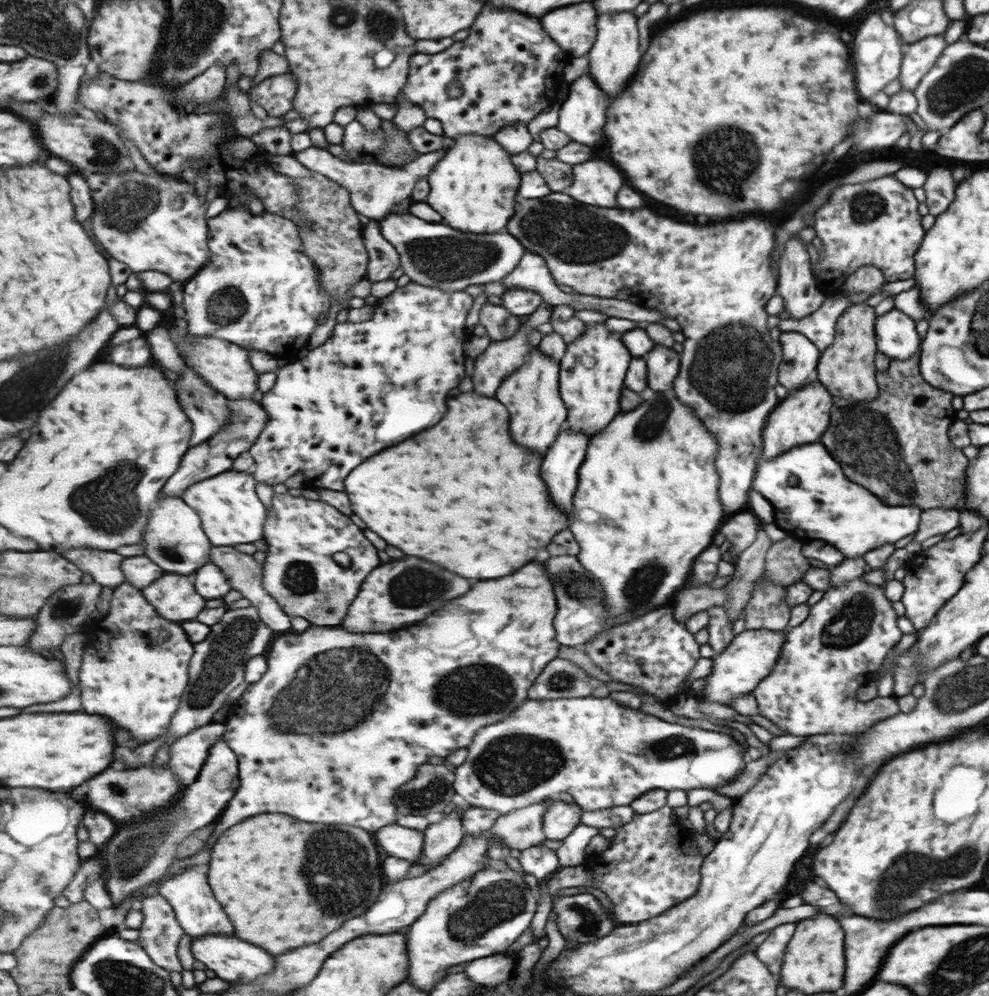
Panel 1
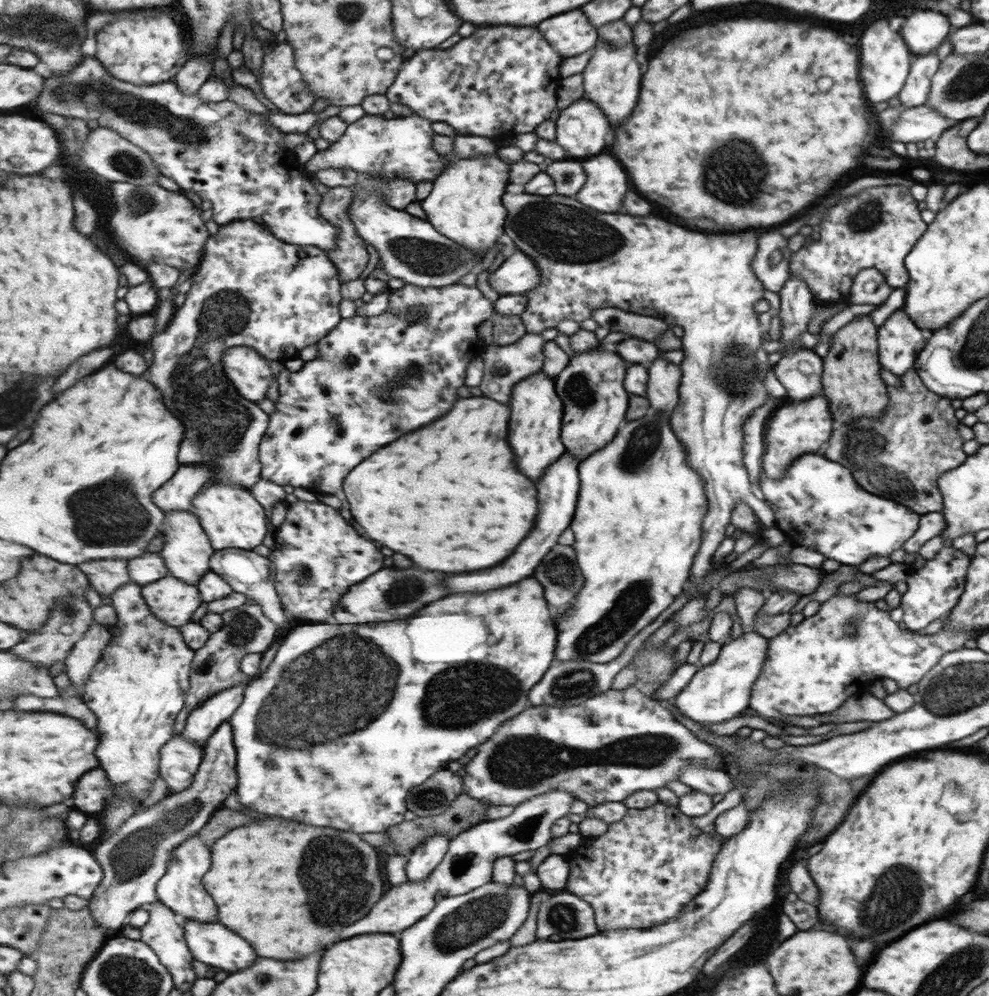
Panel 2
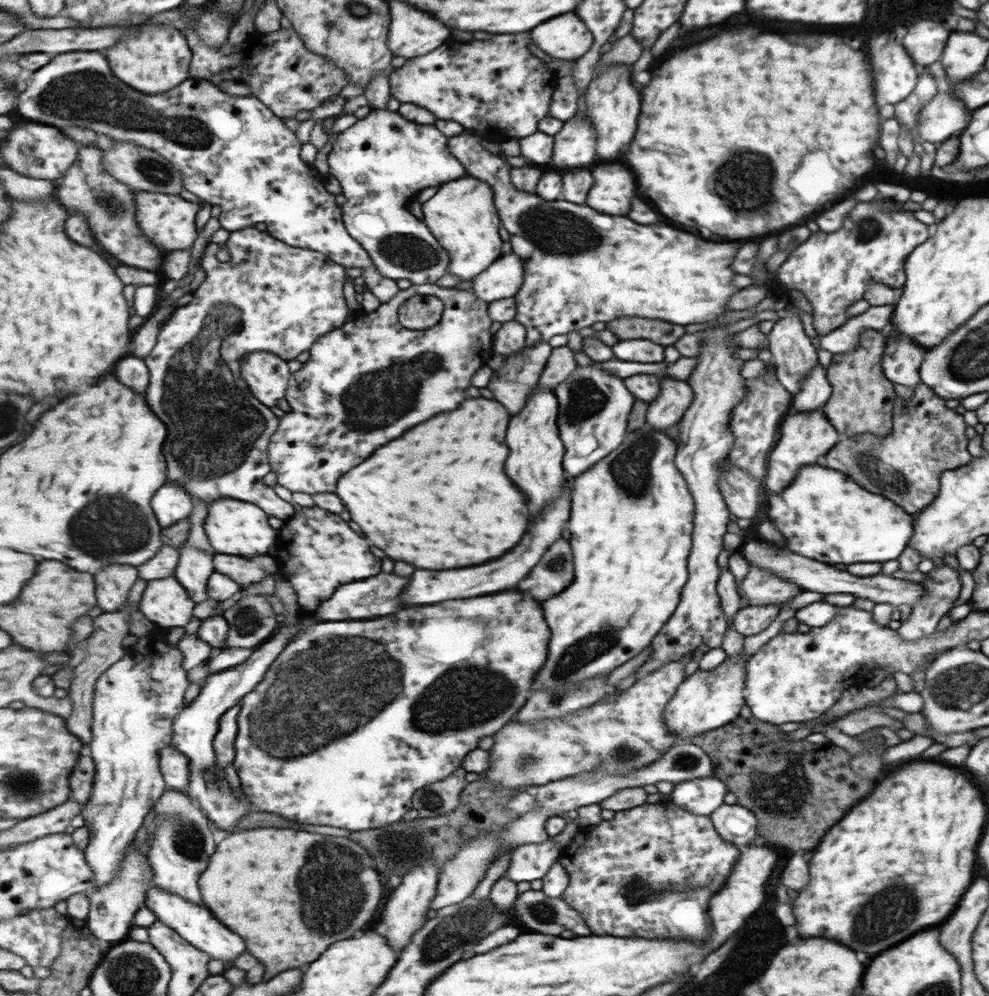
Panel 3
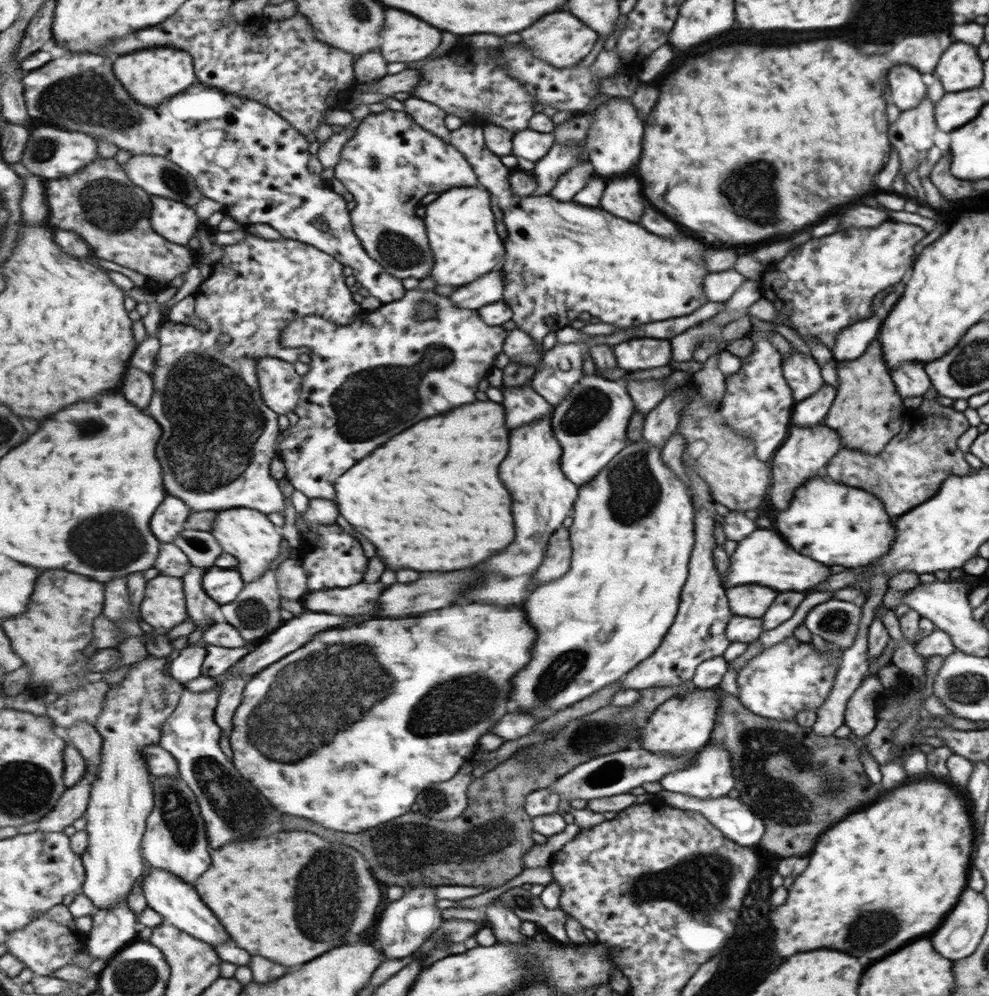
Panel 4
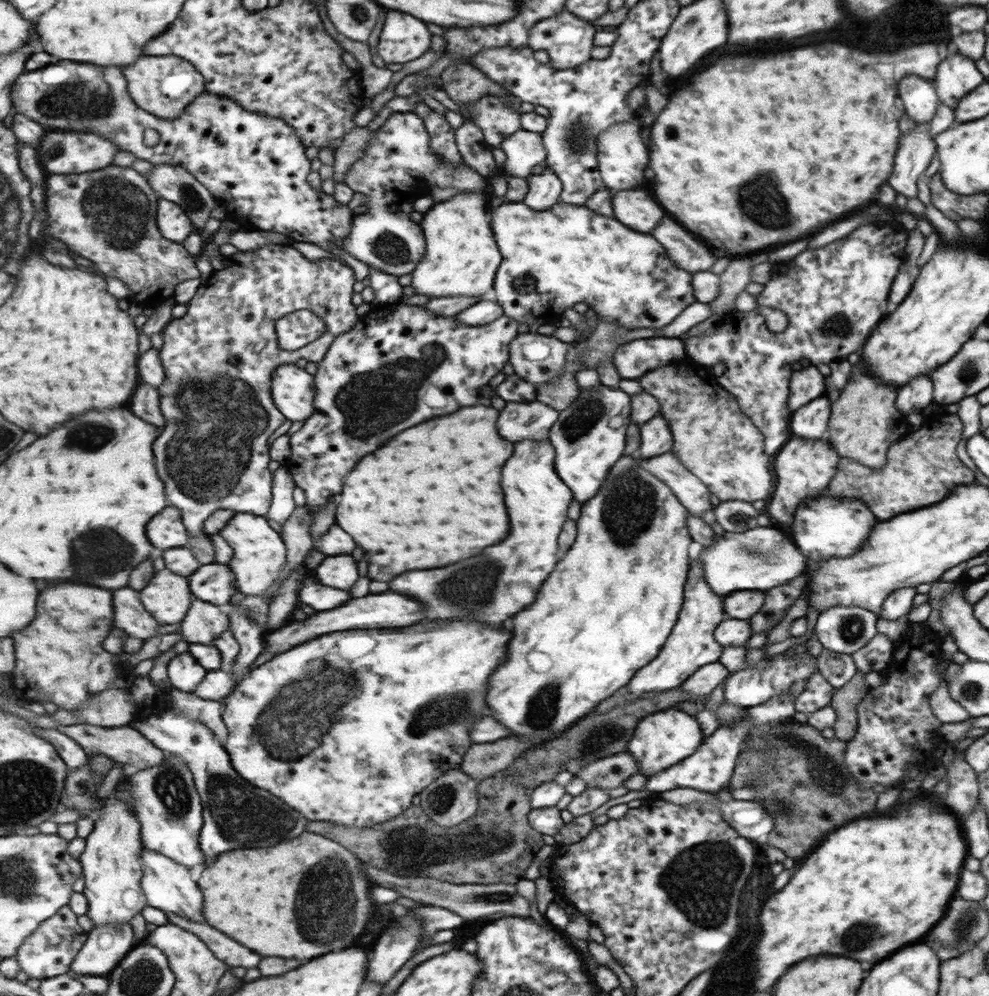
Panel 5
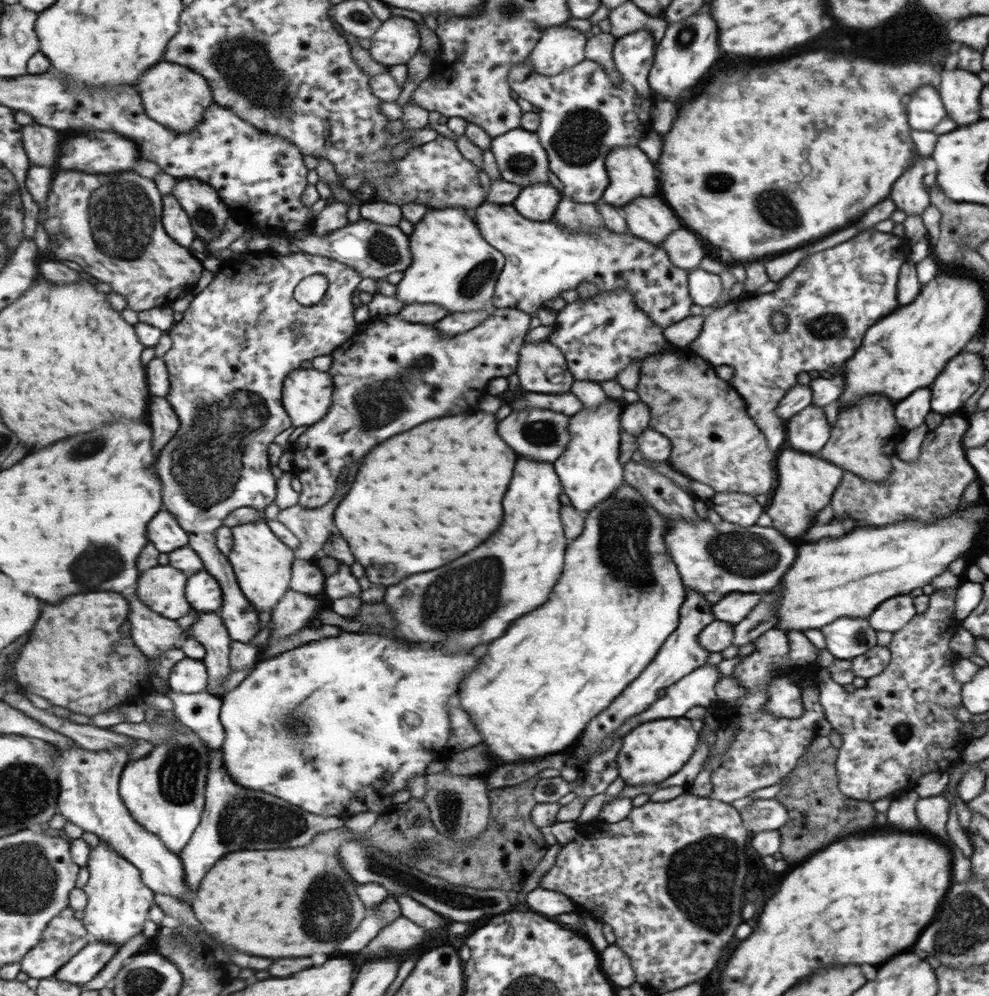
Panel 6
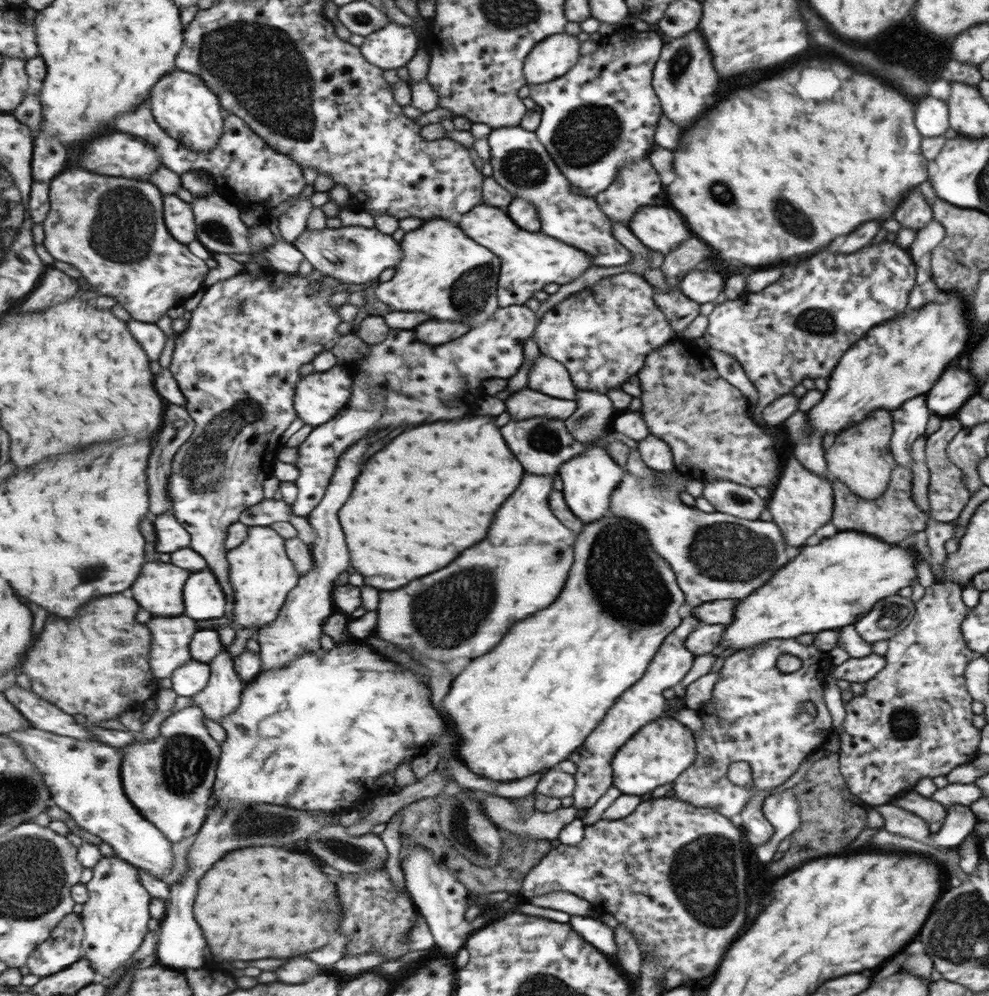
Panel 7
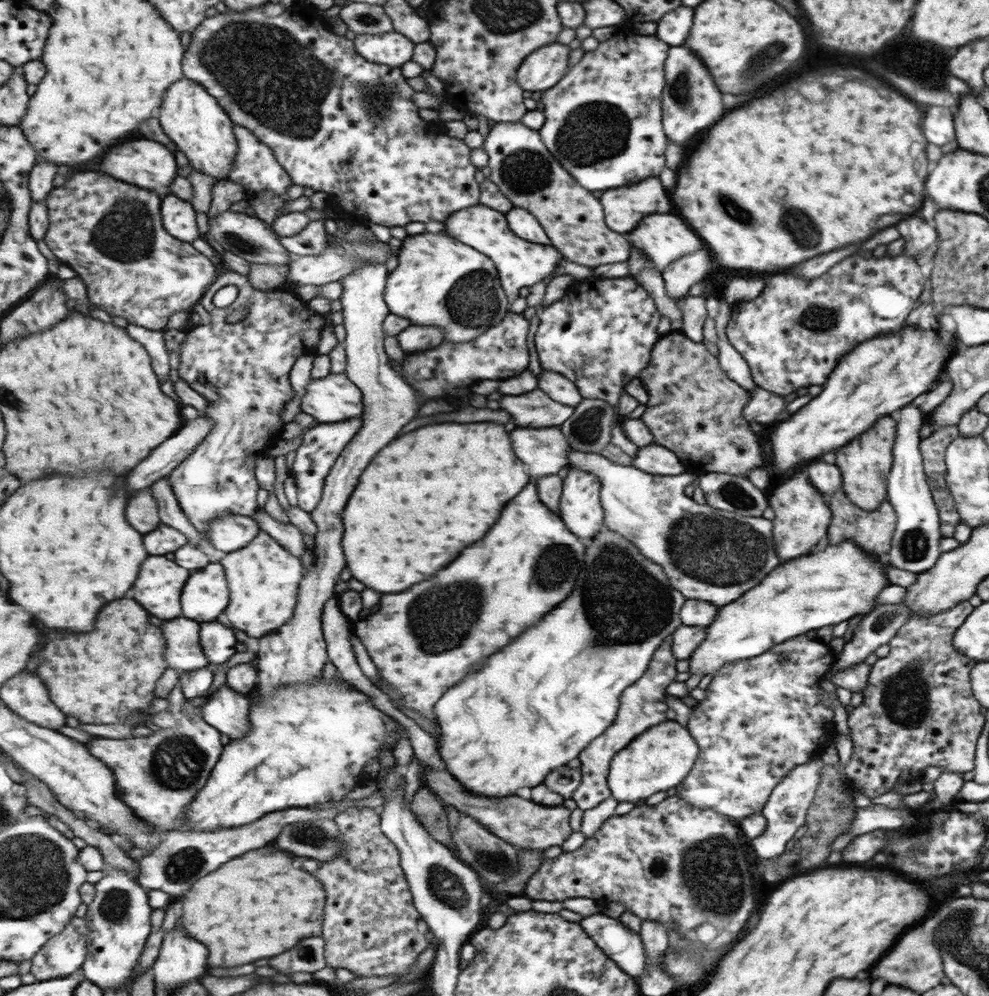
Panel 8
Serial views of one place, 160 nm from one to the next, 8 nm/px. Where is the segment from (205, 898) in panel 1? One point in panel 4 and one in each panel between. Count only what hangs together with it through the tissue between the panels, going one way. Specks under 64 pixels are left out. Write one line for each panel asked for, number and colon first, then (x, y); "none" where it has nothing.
2: (182, 889)
3: (182, 844)
4: (176, 839)

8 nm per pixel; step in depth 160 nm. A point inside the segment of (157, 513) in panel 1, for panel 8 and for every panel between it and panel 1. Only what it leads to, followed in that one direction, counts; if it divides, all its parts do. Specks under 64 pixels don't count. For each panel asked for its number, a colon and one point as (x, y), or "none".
2: (188, 549)
3: (195, 567)
4: (204, 611)
5: (204, 623)
6: (208, 628)
7: (223, 695)
8: (227, 710)

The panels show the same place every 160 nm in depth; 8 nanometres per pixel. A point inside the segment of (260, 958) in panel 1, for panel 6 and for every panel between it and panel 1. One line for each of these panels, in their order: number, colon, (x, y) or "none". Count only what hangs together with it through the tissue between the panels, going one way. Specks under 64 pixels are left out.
2: (216, 946)
3: (195, 922)
4: (179, 902)
5: (169, 885)
6: (91, 798)

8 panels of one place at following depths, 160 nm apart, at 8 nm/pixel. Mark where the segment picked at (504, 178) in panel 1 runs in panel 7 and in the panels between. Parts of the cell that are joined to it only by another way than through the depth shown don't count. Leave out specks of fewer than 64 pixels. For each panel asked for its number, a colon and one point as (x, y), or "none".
2: (466, 204)
3: (463, 215)
4: (461, 227)
5: (463, 258)
6: (454, 266)
7: (445, 273)

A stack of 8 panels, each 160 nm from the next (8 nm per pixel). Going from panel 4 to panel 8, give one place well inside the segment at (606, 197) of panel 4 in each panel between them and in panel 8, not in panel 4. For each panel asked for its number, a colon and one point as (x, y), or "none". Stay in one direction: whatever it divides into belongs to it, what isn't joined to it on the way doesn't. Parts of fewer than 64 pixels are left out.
5: (633, 208)
6: (648, 219)
7: (659, 229)
8: (662, 238)

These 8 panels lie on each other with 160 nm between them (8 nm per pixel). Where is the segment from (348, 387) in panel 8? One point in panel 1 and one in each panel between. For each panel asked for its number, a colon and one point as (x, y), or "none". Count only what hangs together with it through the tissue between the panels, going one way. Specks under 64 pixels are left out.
1: (226, 366)
2: (250, 371)
3: (268, 376)
4: (281, 386)
5: (294, 390)
6: (308, 395)
7: (320, 397)

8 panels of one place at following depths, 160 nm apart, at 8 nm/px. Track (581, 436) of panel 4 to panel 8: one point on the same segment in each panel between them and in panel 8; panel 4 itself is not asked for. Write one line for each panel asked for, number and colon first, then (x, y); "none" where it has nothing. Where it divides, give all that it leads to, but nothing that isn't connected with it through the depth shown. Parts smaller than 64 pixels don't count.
5: (588, 436)
6: (588, 468)
7: (589, 479)
8: (581, 505)

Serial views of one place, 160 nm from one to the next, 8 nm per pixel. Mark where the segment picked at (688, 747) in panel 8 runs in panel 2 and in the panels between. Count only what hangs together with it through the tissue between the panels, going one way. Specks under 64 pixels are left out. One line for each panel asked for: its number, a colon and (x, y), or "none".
2: (718, 691)
3: (705, 700)
4: (681, 724)
5: (661, 740)
6: (652, 751)
7: (660, 753)

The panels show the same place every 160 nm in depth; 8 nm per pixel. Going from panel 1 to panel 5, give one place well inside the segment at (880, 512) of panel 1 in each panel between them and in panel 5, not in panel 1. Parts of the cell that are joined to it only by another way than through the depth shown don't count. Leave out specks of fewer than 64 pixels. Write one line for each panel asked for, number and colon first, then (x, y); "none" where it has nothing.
2: (816, 503)
3: (825, 516)
4: (835, 524)
5: (825, 527)

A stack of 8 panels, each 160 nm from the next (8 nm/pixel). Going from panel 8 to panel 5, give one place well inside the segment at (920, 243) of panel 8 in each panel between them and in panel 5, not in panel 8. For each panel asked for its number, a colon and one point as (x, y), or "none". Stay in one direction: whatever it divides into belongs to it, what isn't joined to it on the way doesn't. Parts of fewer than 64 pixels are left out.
5: (916, 147)
6: (910, 196)
7: (915, 213)

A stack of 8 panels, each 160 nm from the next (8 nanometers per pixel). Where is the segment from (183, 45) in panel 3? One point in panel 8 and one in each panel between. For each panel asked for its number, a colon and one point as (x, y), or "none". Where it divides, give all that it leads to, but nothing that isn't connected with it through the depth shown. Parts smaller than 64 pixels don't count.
4: (152, 76)
5: (166, 86)
6: (176, 96)
7: (184, 105)
8: (193, 117)

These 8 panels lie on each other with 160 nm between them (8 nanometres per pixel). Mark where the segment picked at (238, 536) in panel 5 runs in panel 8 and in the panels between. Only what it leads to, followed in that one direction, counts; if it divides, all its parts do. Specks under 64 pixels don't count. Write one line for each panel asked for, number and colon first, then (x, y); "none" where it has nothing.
6: (264, 563)
7: (262, 573)
8: (266, 578)

